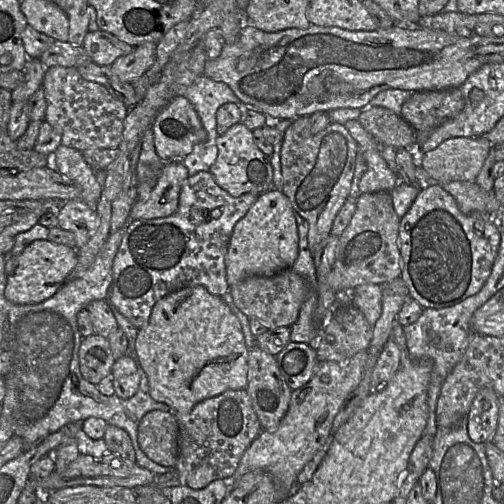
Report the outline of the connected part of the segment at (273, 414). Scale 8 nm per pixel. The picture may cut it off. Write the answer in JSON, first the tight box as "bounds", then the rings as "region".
{"bounds":[246,345,292,430],"region":[[[257,345],[248,351],[246,391],[262,430],[275,430],[289,408],[292,390],[285,383],[276,358]]]}

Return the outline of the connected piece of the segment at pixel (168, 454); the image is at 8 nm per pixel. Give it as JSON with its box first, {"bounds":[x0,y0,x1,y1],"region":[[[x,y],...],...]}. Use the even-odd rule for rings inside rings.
{"bounds":[138,411,178,468],"region":[[[173,411],[146,413],[138,426],[138,442],[153,462],[175,468],[178,458],[178,423]]]}

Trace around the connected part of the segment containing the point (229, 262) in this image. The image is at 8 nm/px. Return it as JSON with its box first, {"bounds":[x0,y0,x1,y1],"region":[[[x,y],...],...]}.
{"bounds":[225,189,298,287],"region":[[[277,189],[261,193],[247,213],[235,224],[225,255],[226,281],[231,287],[249,275],[273,276],[291,268],[298,255],[295,211]]]}

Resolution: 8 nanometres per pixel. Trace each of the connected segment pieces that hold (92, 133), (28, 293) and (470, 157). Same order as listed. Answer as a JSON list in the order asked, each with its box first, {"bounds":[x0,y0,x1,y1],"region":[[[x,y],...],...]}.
[{"bounds":[42,66,128,152],"region":[[[51,66],[46,70],[42,87],[47,101],[44,120],[61,135],[62,145],[81,152],[119,147],[128,108],[103,85],[86,80],[74,67]]]},{"bounds":[4,240,77,305],"region":[[[35,240],[21,254],[9,257],[5,263],[7,283],[4,295],[17,305],[38,304],[55,295],[68,280],[77,265],[76,249],[49,240]]]},{"bounds":[420,136,492,183],"region":[[[484,136],[449,138],[434,150],[423,153],[420,166],[437,183],[475,181],[491,148],[492,144]]]}]

